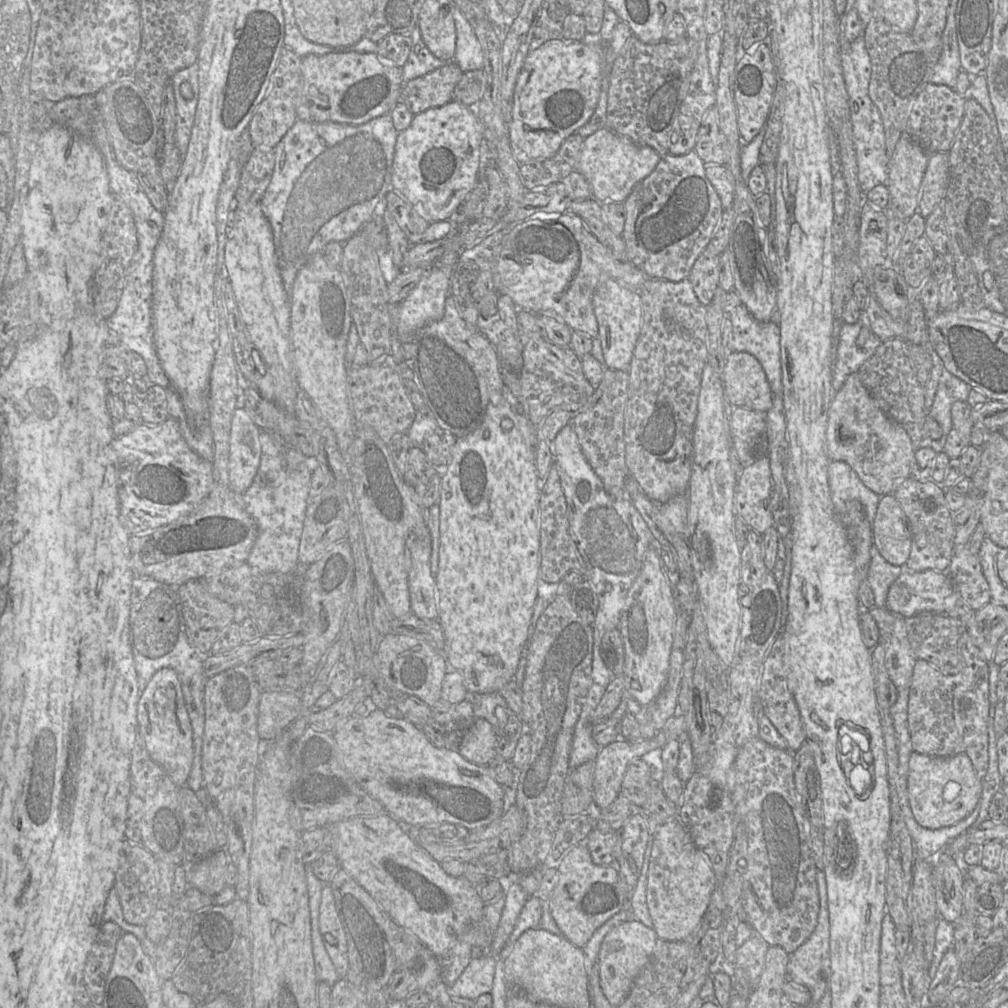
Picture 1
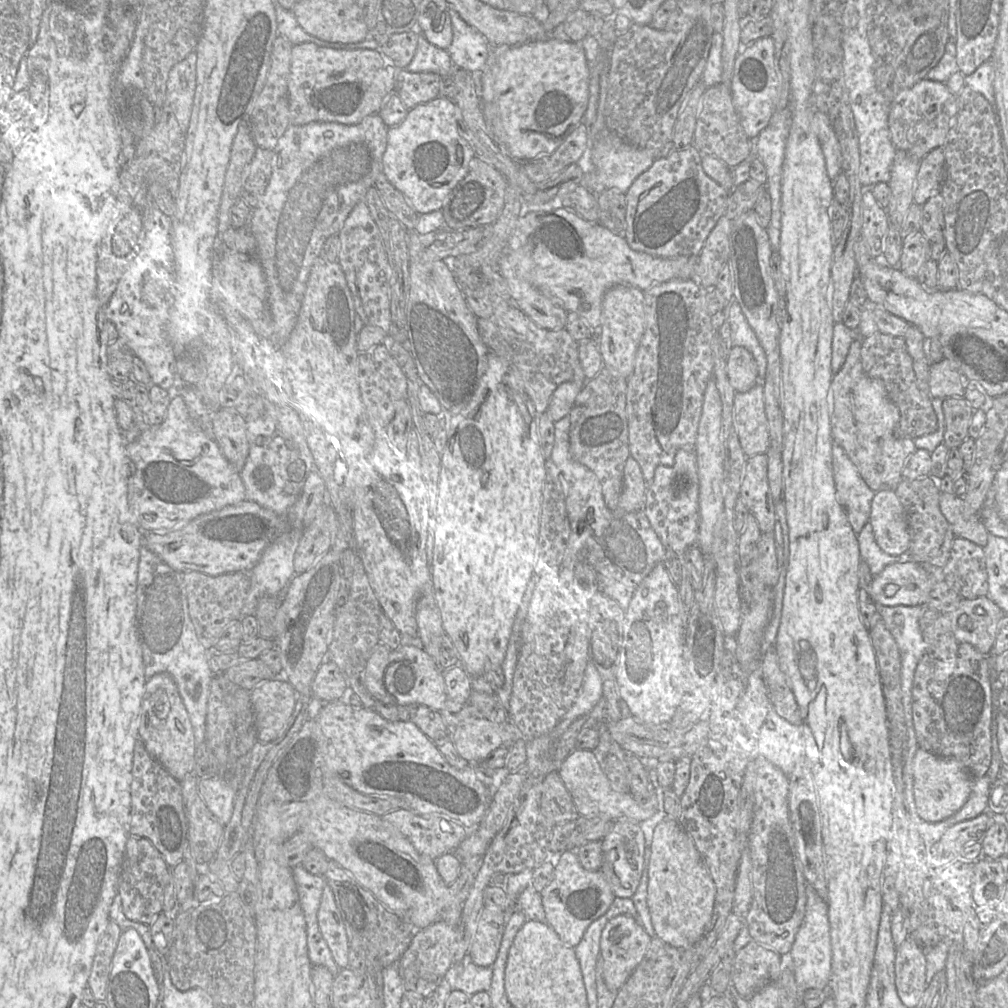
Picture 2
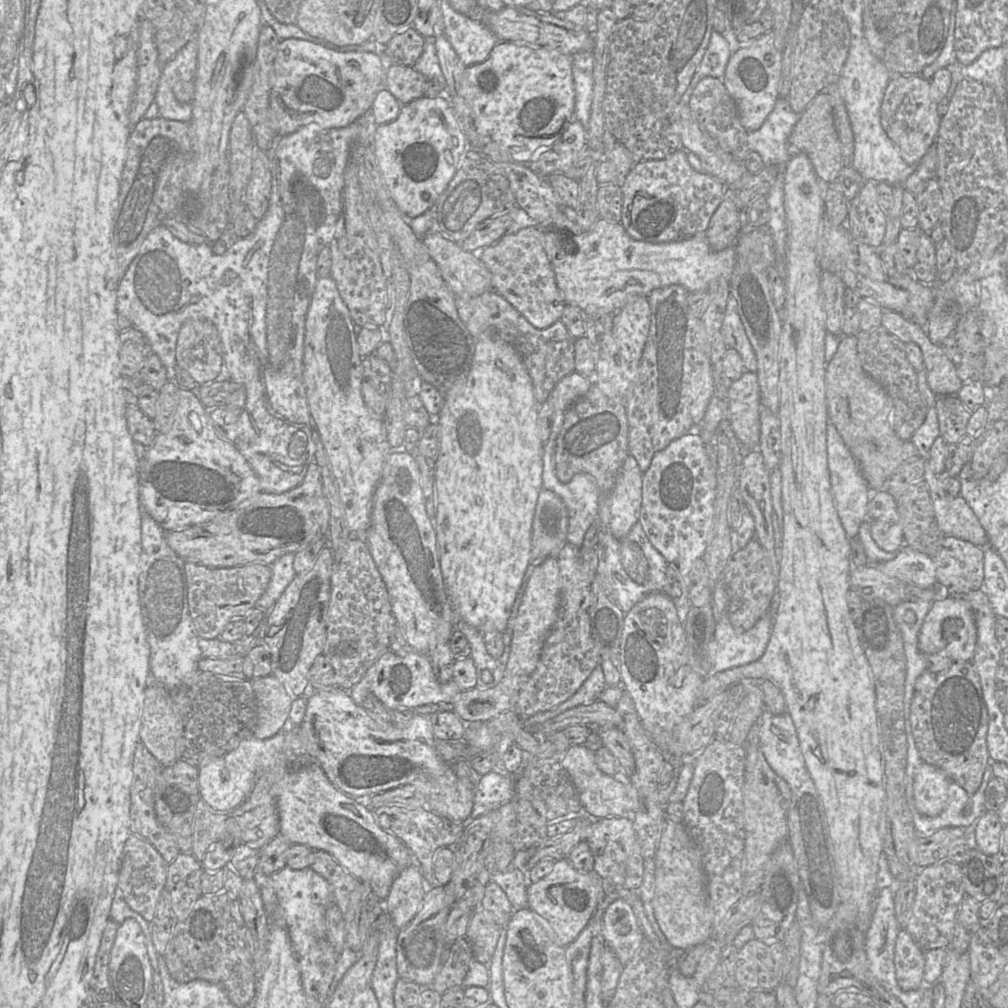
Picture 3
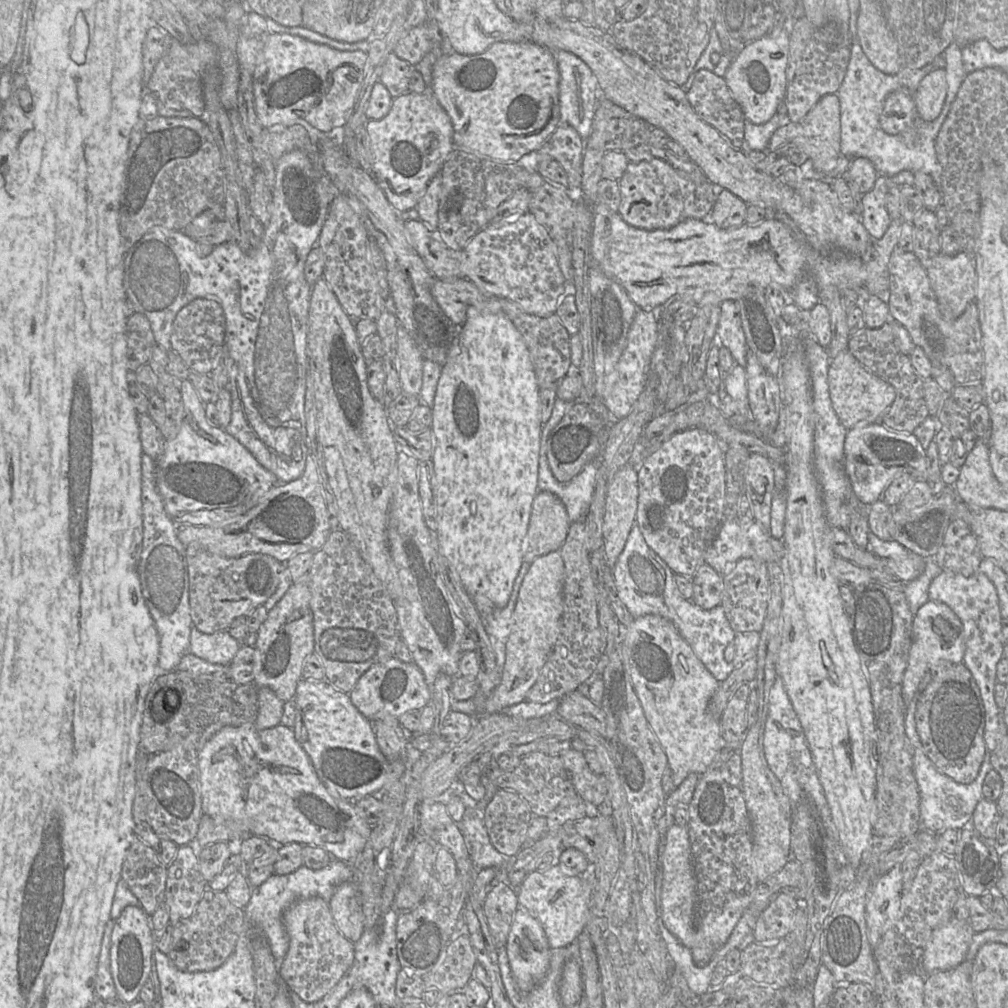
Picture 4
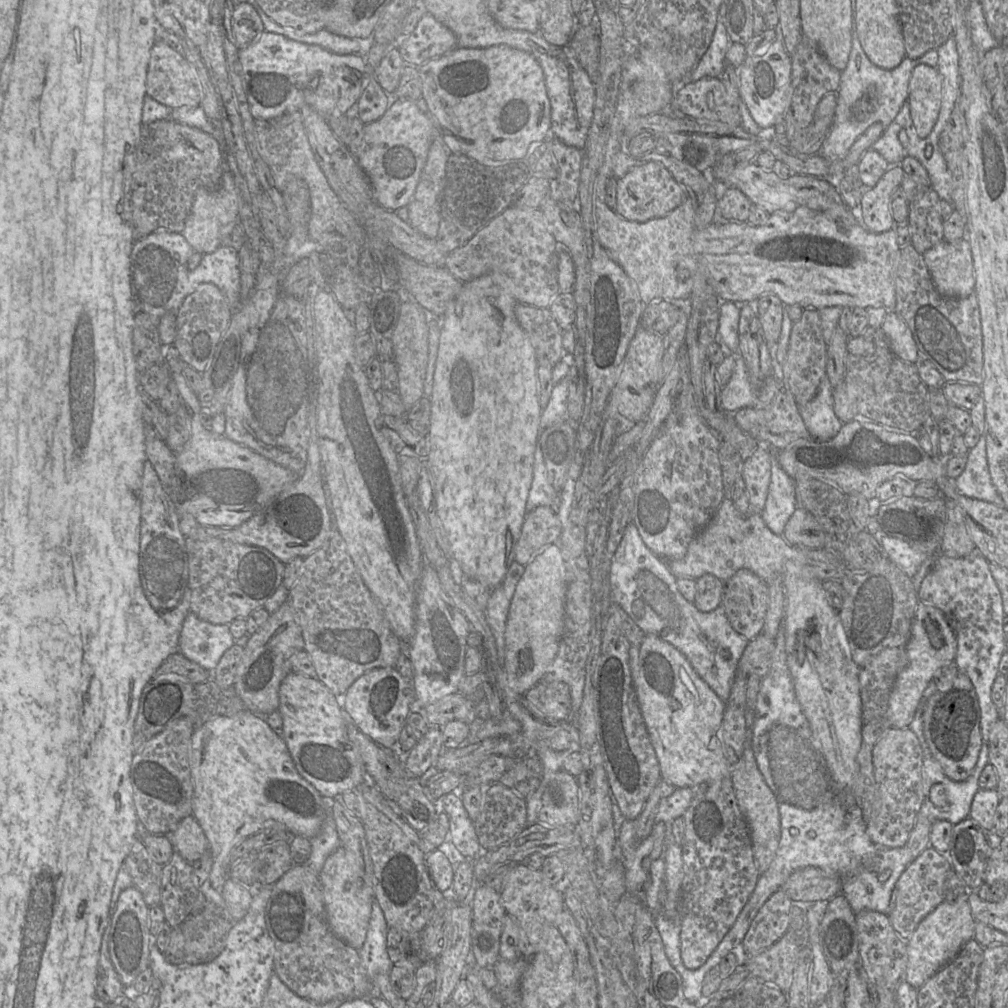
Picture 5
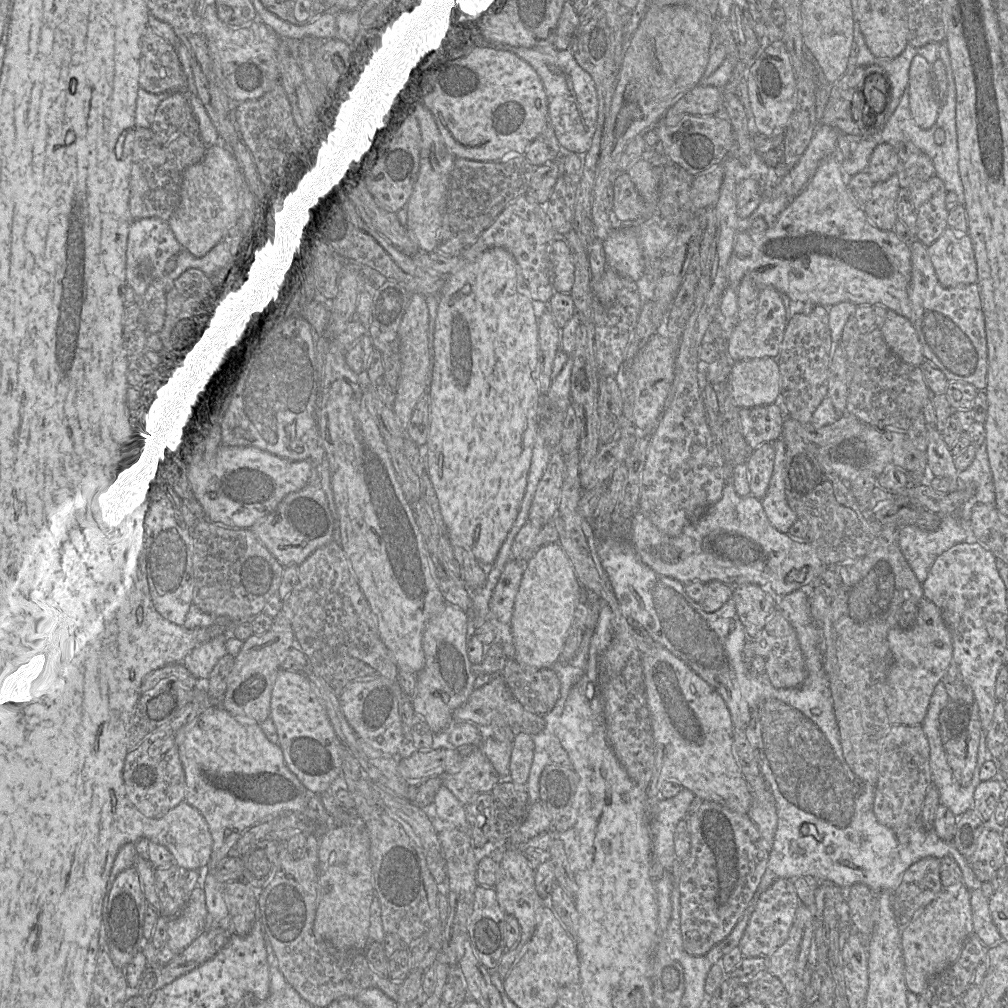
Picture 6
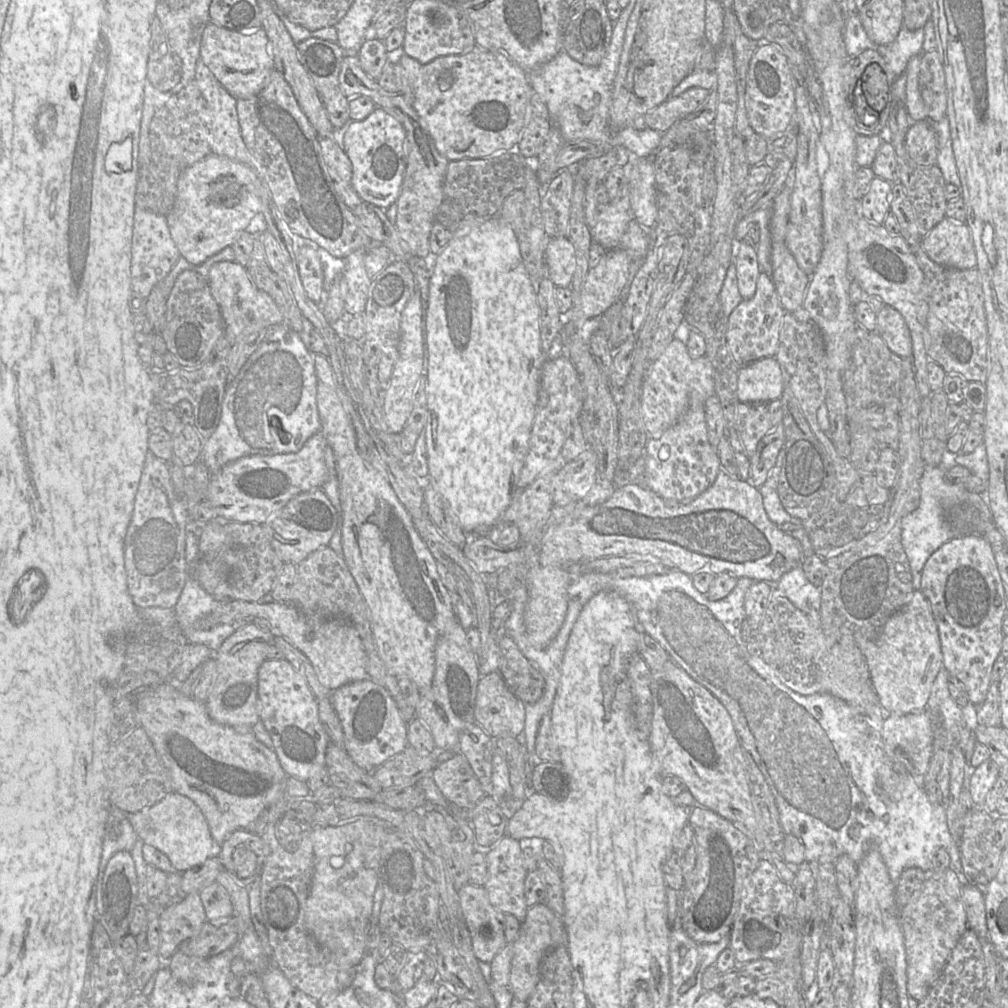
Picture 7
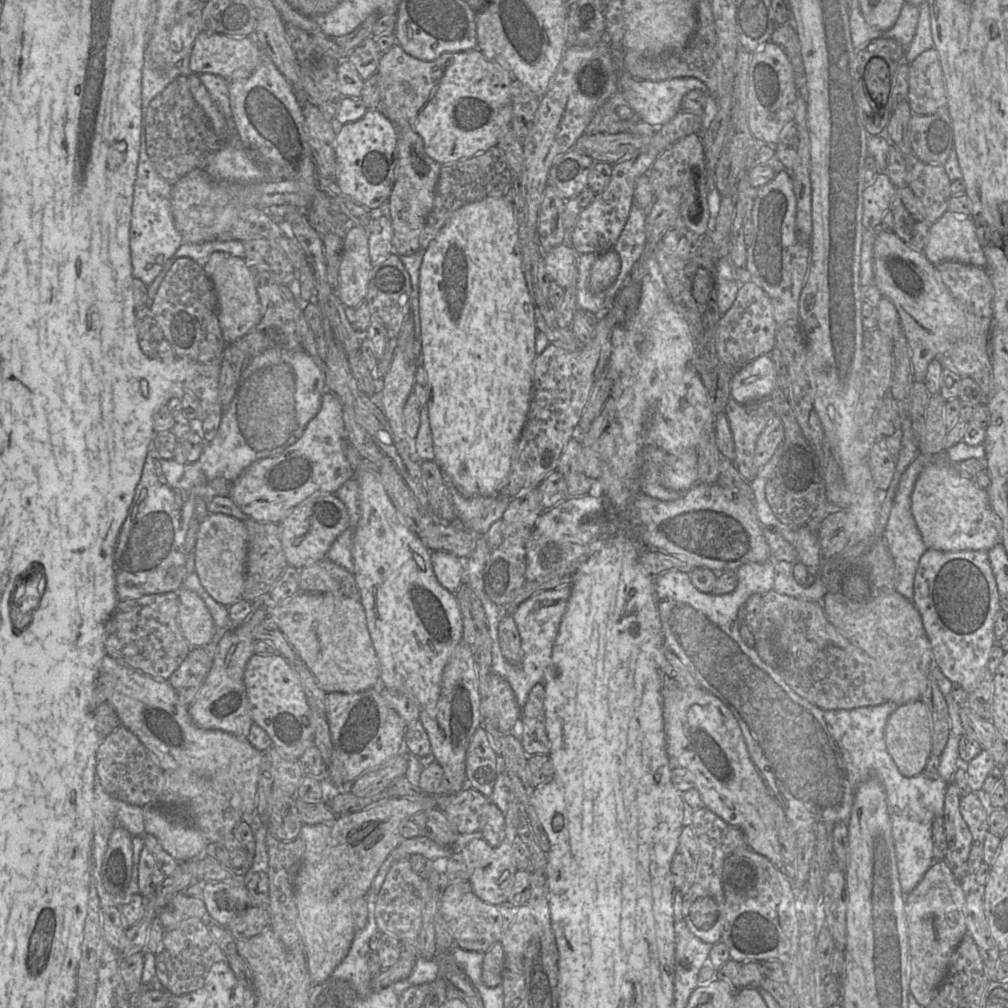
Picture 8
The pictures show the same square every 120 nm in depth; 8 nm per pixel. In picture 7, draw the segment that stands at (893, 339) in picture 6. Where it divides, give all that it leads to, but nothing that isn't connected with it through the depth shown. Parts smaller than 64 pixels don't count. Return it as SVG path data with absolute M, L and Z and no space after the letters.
M885 304L877 314L877 333L888 348L903 359L911 359L912 340L903 316L895 308Z

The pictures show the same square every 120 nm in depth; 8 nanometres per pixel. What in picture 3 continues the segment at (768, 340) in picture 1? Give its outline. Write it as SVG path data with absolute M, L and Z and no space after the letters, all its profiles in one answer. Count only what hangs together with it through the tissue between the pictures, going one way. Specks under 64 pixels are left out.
M729 295L727 300L720 332L723 335L727 347L733 348L739 353L746 371L756 373L756 355L737 312L737 303L731 295Z

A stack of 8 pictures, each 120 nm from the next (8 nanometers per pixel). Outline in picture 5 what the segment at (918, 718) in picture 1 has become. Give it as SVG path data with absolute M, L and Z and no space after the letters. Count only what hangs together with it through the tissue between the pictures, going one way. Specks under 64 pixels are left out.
M959 671L951 687L937 690L924 707L923 728L926 742L943 772L954 781L965 781L974 771L983 744L981 710L970 678Z

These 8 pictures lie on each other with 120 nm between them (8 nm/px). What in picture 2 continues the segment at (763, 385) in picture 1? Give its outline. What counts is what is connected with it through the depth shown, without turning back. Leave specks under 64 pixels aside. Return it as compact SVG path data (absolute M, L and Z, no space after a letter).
M733 346L726 358L726 374L735 392L746 392L757 383L757 367L751 353Z

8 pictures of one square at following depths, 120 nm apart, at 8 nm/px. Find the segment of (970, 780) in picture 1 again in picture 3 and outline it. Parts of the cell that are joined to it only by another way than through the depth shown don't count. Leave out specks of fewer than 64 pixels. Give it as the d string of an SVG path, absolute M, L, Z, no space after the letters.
M923 761L916 771L913 782L917 811L928 817L938 816L947 806L951 781L953 780L944 772Z

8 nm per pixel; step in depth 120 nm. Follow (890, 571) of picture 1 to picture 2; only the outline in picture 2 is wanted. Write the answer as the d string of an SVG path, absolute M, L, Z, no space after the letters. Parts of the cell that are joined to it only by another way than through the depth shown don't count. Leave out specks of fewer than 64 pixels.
M866 524L863 527L857 536L857 542L860 559L869 567L870 573L873 577L878 575L888 565L911 560L910 557L907 557L906 555L890 556L883 553L874 540L870 524Z

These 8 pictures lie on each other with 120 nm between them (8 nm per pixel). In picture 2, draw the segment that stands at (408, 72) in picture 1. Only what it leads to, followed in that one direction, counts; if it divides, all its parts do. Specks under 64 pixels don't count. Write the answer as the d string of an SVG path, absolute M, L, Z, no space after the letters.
M419 33L415 55L405 69L411 73L434 73L444 78L458 68L453 65L447 50L432 45Z

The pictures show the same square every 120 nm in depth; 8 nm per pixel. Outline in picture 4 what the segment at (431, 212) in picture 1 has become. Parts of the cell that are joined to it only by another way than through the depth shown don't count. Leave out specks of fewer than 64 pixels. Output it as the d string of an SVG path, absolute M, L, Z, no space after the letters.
M427 87L425 92L422 94L407 92L405 94L402 94L398 97L393 98L392 104L391 104L391 109L384 118L382 118L380 120L368 120L364 126L368 133L370 149L371 149L371 154L372 154L372 175L375 178L377 184L382 189L388 202L395 209L395 211L403 212L406 210L414 209L416 207L419 199L425 192L428 183L430 182L430 180L433 177L435 177L437 174L439 174L447 156L452 151L452 149L455 147L455 145L453 143L453 139L452 139L453 126L452 126L451 119L450 119L449 115L443 109L443 107L439 104L438 100L432 93L431 88Z

